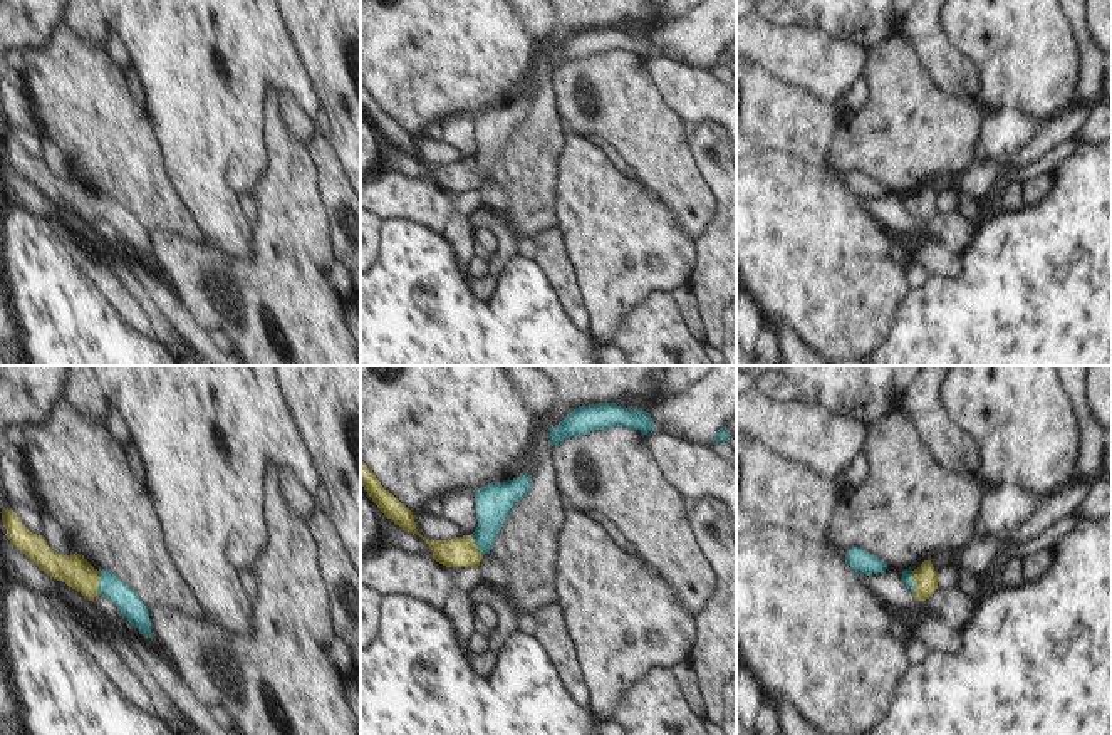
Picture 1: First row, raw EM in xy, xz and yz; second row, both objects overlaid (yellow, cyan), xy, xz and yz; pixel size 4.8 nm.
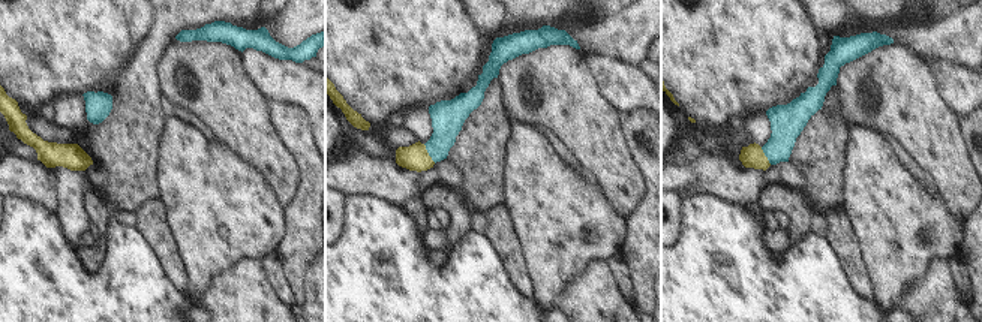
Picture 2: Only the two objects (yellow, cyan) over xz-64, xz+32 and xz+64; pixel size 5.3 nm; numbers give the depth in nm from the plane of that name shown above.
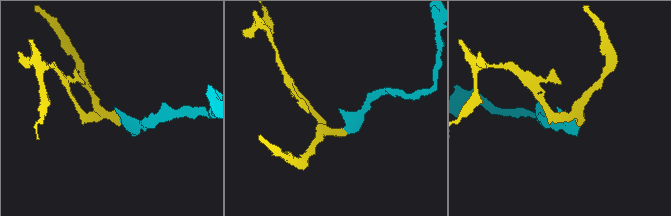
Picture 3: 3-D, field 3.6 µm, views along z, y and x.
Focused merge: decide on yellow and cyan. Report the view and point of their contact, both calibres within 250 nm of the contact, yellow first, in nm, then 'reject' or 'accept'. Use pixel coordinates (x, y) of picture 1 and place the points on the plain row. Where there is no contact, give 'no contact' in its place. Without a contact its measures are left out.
contact xy (98, 205); calibres 150 and 110 nm; accept

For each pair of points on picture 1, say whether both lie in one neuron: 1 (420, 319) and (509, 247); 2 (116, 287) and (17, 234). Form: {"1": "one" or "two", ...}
{"1": "two", "2": "two"}

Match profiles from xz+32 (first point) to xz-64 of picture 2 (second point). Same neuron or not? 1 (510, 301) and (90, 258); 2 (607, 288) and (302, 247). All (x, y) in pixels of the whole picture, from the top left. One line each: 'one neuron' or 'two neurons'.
1: two neurons
2: two neurons

